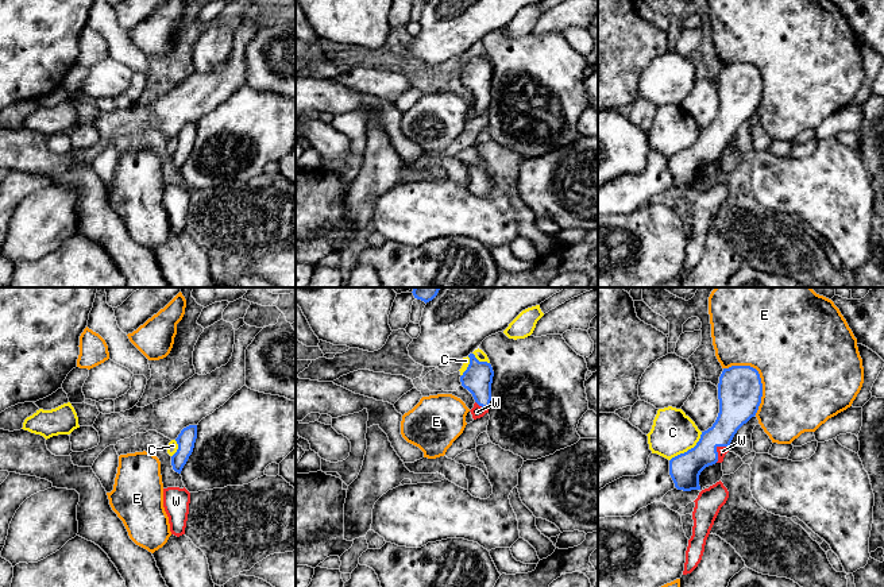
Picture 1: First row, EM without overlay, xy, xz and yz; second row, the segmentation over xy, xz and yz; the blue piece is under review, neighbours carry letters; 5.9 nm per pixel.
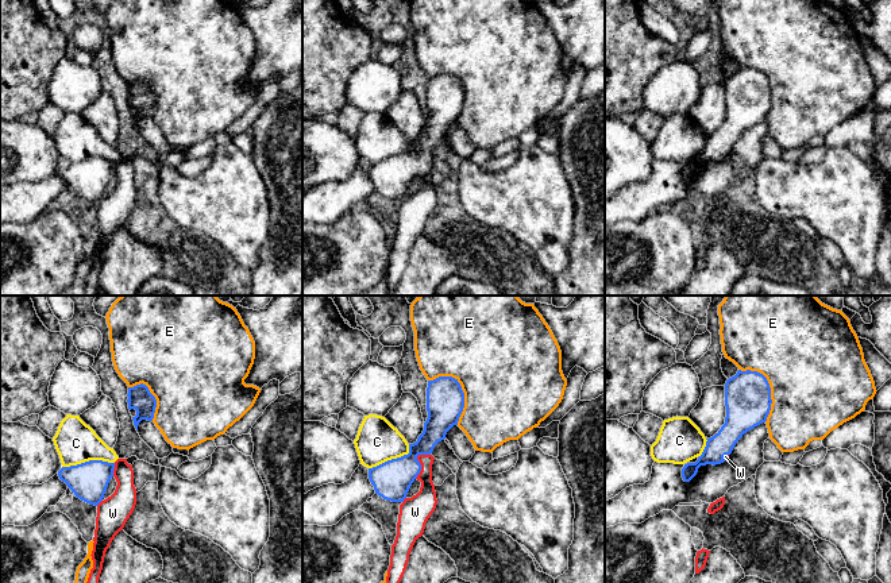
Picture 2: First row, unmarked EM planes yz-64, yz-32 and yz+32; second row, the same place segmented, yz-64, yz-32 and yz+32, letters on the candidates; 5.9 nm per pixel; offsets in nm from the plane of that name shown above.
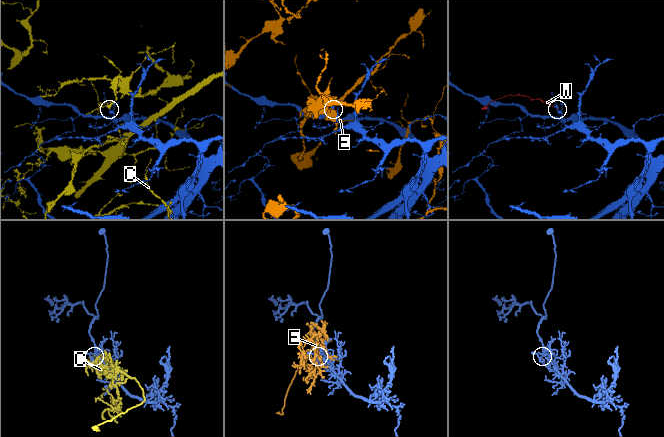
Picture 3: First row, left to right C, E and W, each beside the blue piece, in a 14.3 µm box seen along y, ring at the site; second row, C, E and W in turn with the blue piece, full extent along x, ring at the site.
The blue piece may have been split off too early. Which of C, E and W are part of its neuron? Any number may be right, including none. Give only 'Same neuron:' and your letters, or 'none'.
Same neuron: W

